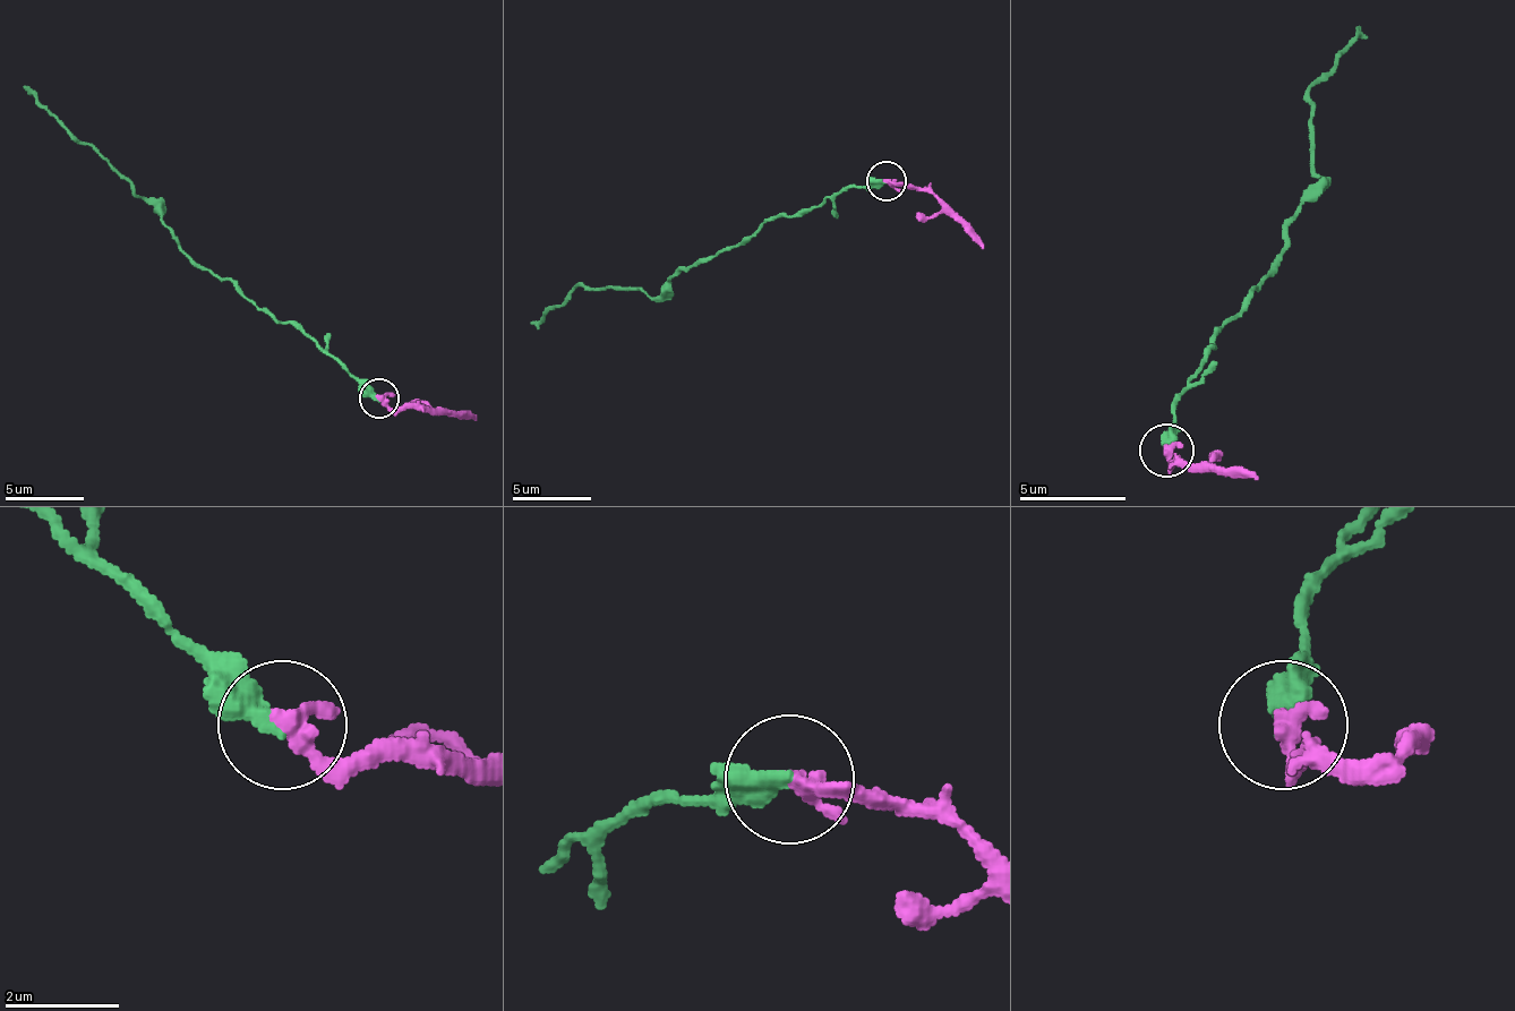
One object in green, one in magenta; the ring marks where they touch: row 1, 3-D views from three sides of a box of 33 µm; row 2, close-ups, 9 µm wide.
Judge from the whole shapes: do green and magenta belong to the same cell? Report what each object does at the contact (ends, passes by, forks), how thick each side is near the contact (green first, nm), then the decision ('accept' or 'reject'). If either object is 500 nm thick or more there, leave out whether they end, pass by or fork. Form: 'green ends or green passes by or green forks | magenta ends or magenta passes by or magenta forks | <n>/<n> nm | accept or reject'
green ends | magenta ends | 440/400 nm | reject

